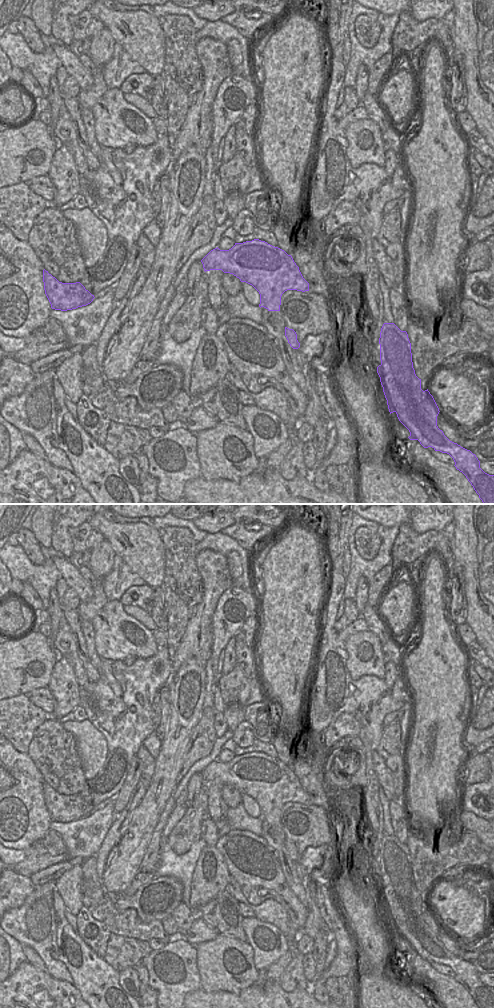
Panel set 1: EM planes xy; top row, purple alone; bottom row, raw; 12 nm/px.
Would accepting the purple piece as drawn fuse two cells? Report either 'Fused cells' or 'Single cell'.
Fused cells

